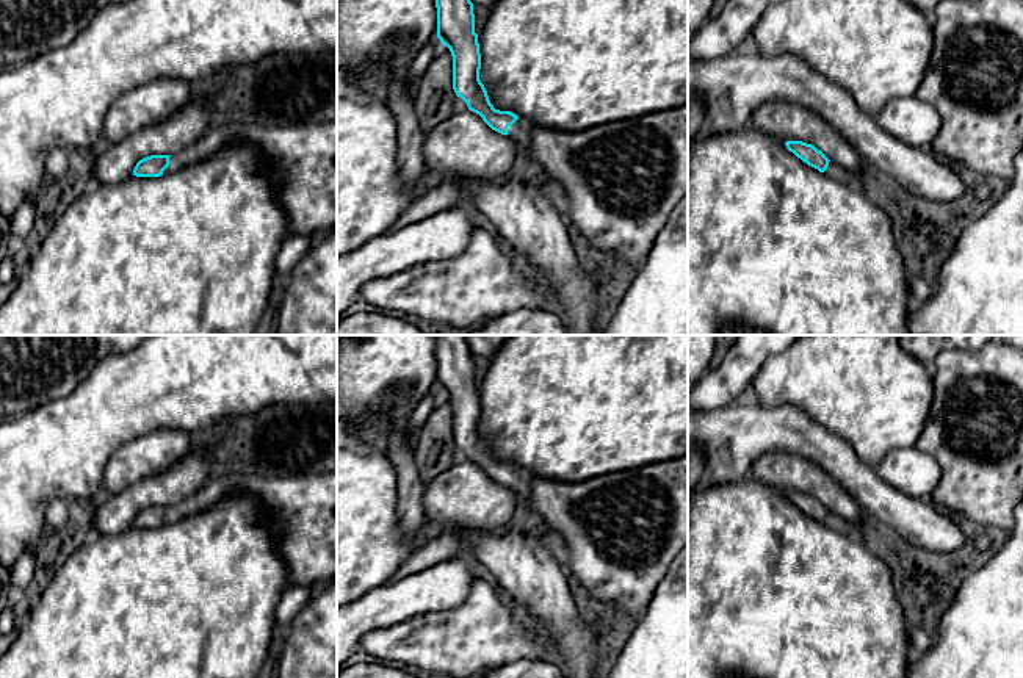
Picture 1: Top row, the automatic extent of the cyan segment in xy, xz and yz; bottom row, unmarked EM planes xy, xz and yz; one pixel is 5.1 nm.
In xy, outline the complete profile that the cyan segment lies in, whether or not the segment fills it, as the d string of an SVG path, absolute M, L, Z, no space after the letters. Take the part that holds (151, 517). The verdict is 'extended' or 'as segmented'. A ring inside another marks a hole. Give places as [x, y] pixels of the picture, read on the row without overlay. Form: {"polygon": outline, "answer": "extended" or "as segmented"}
{"polygon": "M337 471L298 478L235 476L210 481L177 504L139 510L133 526L160 528L175 523L230 493L254 495L269 515L269 534L287 564L288 587L312 587L337 578Z", "answer": "extended"}

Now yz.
{"polygon": "M786 492L786 499L793 503L797 509L801 509L808 517L818 520L819 523L824 523L826 526L840 531L848 532L854 536L862 536L852 529L852 526L843 520L841 517L830 512L821 501L818 501L815 496L802 493L802 492Z", "answer": "extended"}

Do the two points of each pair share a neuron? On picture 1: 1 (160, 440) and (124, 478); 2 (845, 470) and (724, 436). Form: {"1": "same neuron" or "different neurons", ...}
{"1": "same neuron", "2": "same neuron"}

